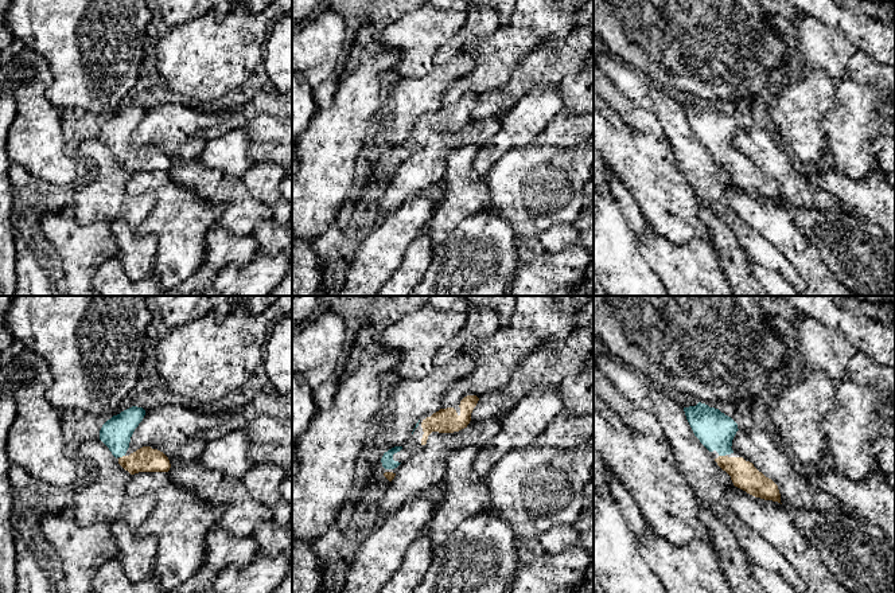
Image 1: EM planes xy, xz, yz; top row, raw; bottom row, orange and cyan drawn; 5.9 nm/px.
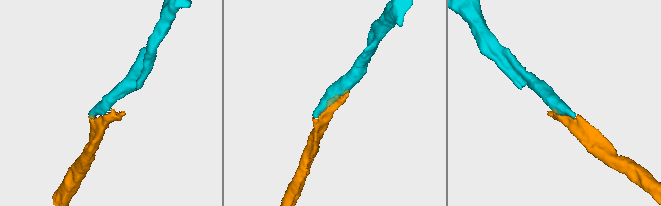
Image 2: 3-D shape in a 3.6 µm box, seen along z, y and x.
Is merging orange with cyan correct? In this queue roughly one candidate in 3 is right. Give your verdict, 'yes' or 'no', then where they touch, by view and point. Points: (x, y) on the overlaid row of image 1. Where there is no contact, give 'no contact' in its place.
yes; contact yz (722, 456)

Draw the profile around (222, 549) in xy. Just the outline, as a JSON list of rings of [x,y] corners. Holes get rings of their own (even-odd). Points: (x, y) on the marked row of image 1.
[[[217,523],[206,537],[203,566],[219,571],[227,566],[246,566],[258,557],[258,543],[253,535],[233,537]]]

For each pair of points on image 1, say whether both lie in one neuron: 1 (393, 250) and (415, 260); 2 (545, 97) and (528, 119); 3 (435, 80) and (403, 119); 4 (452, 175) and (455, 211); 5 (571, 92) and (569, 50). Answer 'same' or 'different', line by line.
1: different
2: same
3: same
4: same
5: different

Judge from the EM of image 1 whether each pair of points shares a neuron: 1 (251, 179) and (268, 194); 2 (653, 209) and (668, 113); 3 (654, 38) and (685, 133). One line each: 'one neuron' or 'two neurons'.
1: one neuron
2: two neurons
3: two neurons

